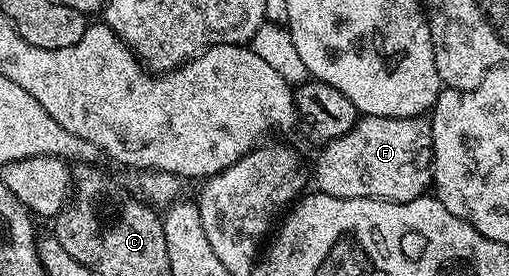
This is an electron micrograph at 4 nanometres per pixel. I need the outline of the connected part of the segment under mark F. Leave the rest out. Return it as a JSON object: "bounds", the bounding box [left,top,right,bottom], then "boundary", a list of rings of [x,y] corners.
{"bounds":[314,116,434,202],"boundary":[[[362,116],[340,138],[321,145],[318,165],[314,168],[314,188],[332,198],[372,198],[408,202],[417,196],[427,195],[434,175],[434,147],[430,121],[426,118],[384,118],[383,116]]]}

